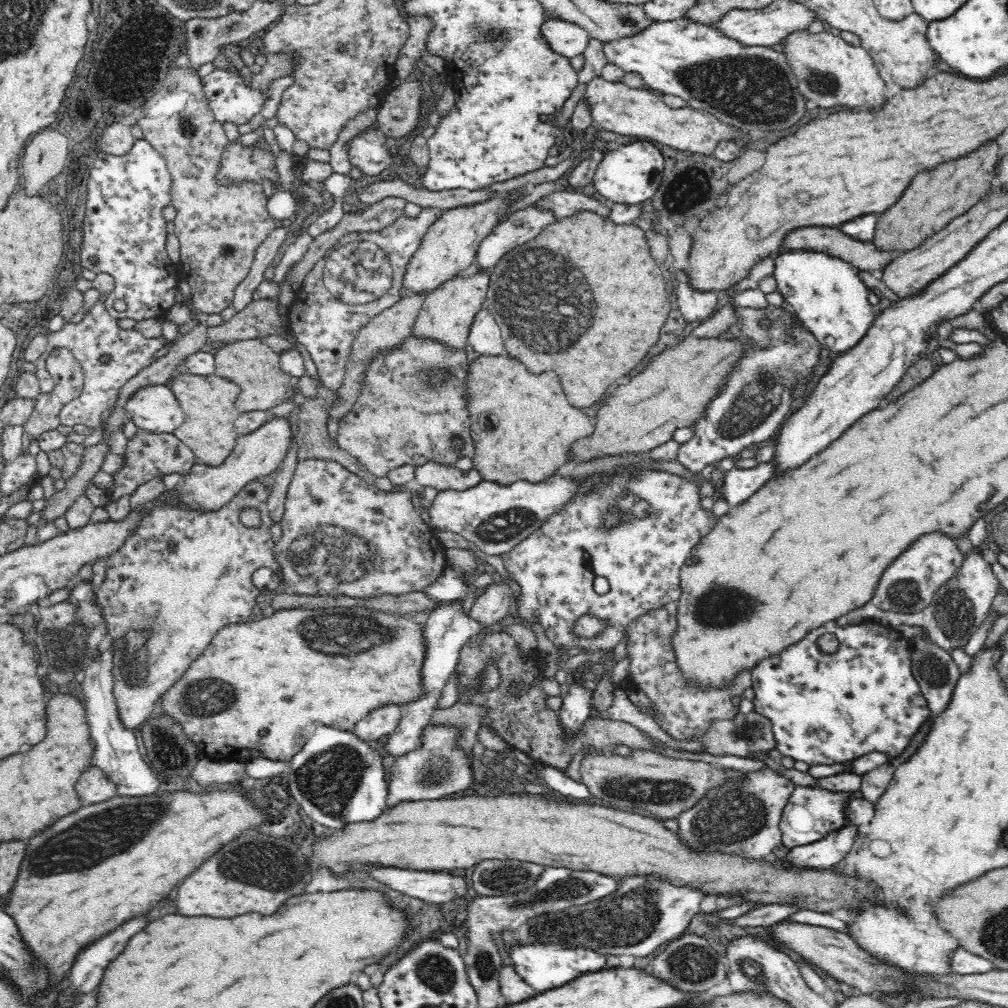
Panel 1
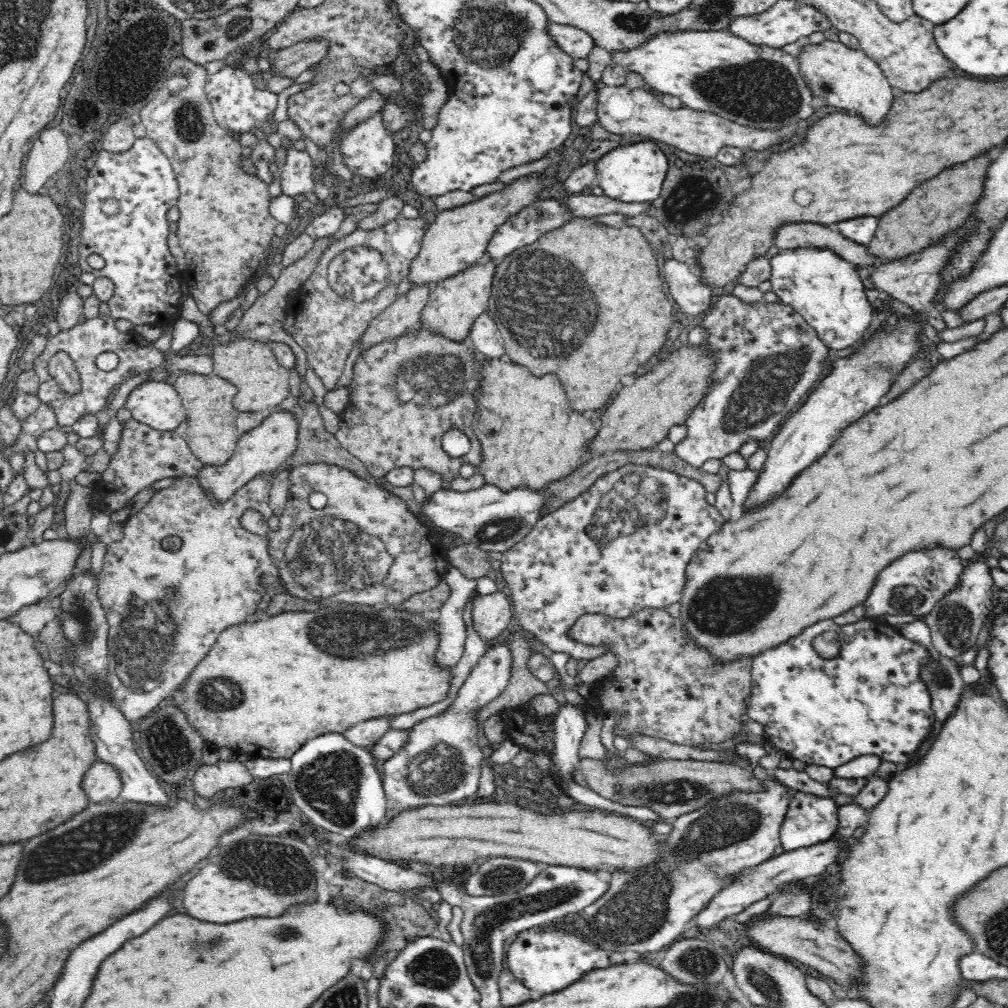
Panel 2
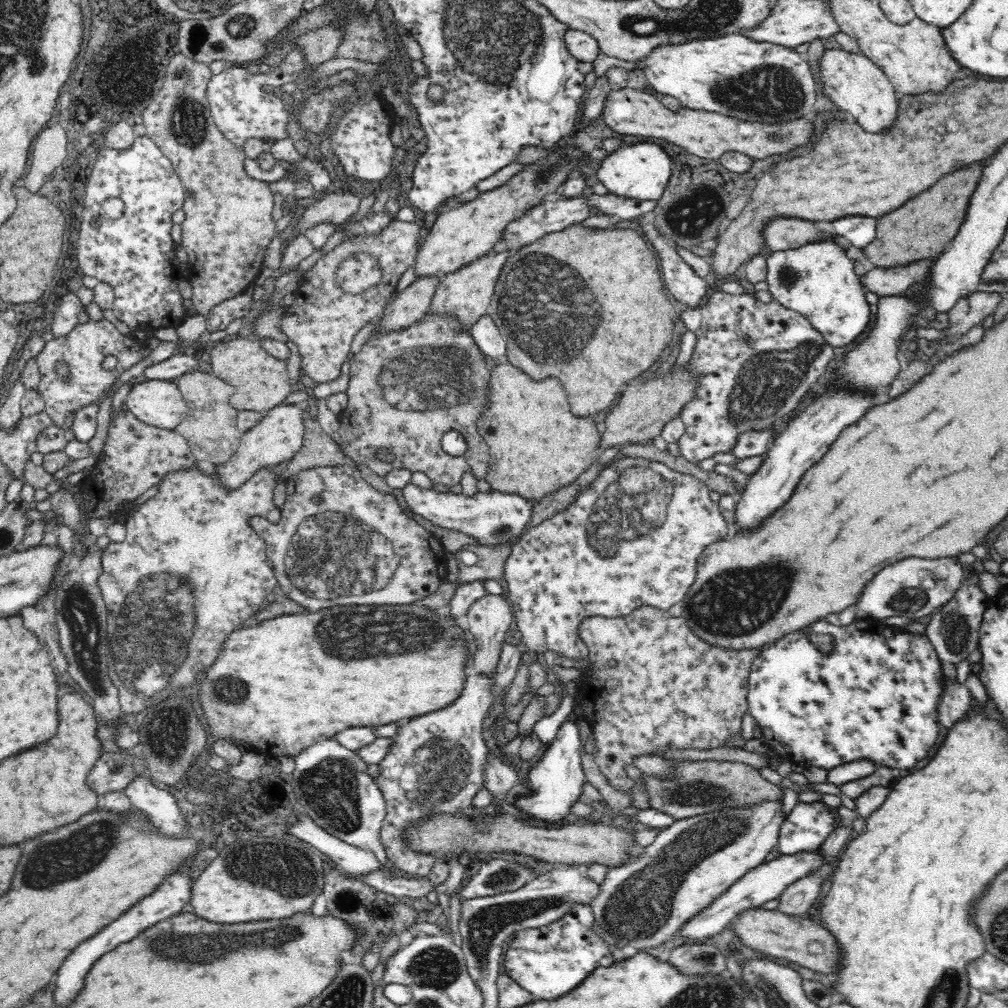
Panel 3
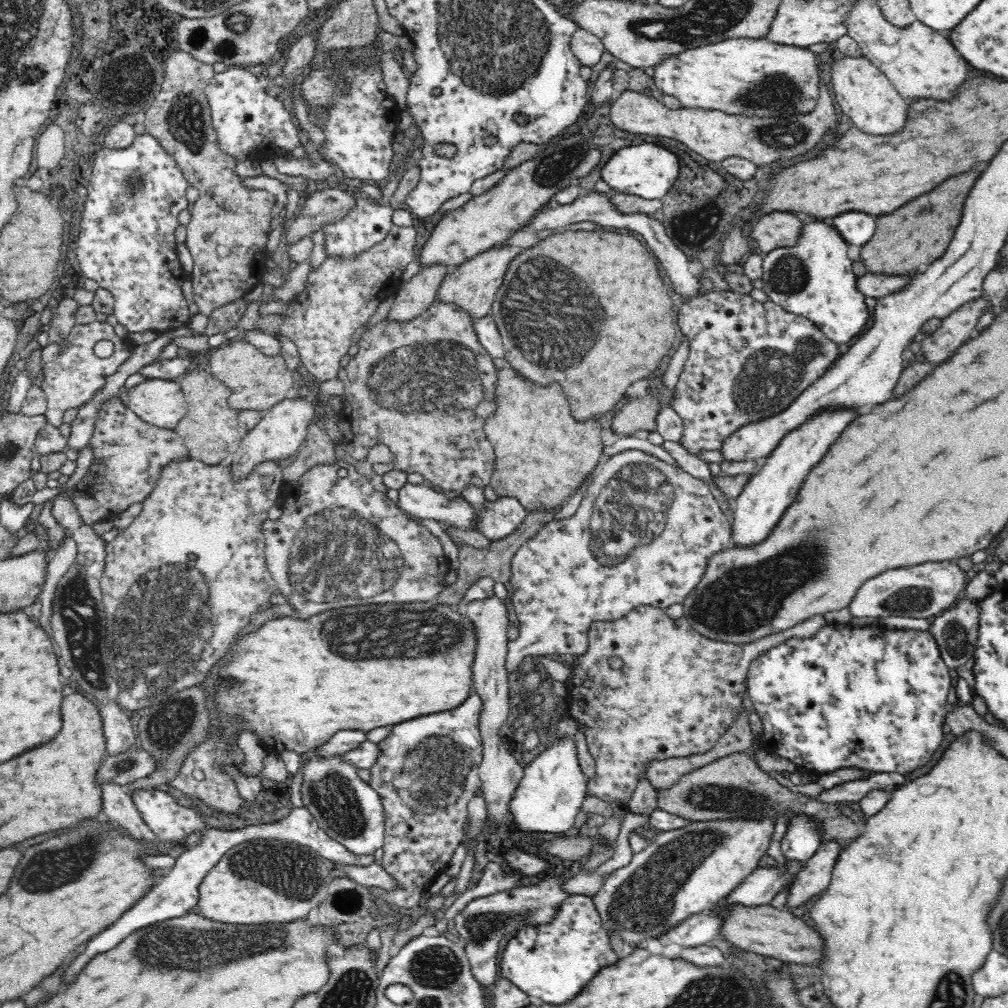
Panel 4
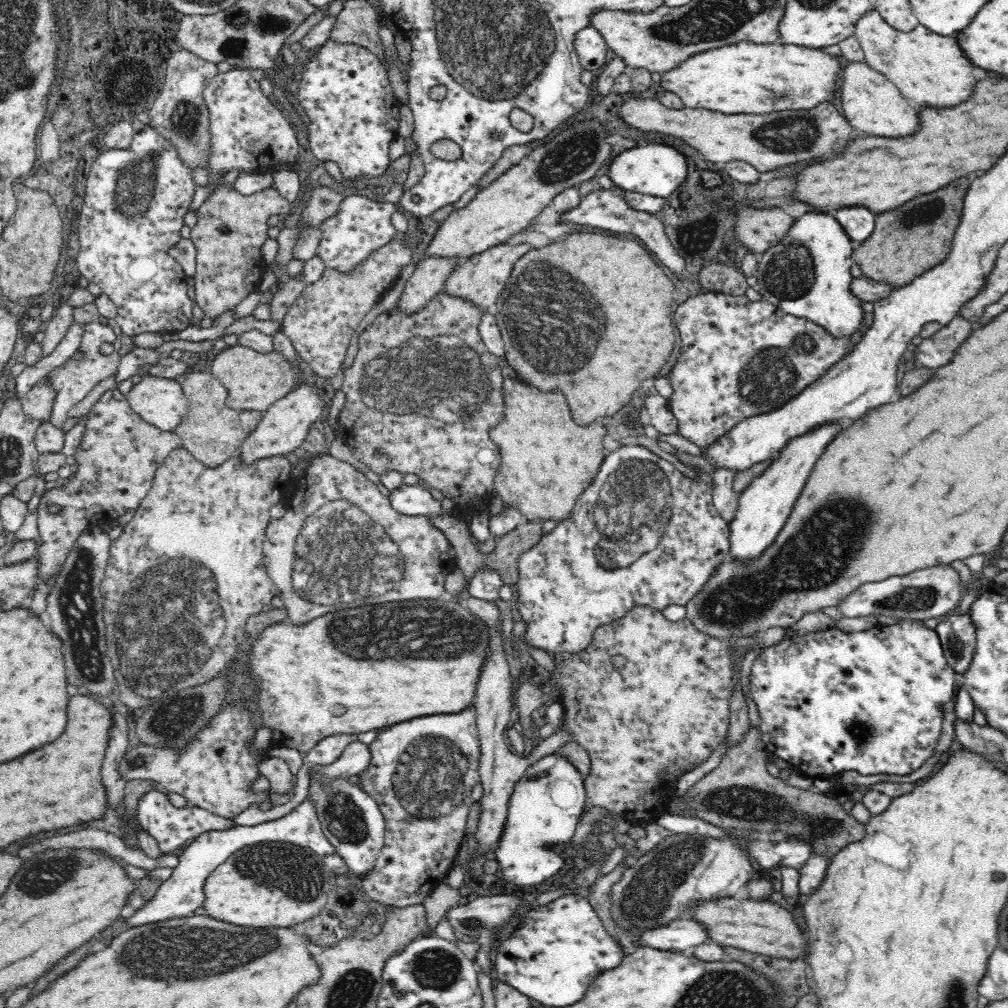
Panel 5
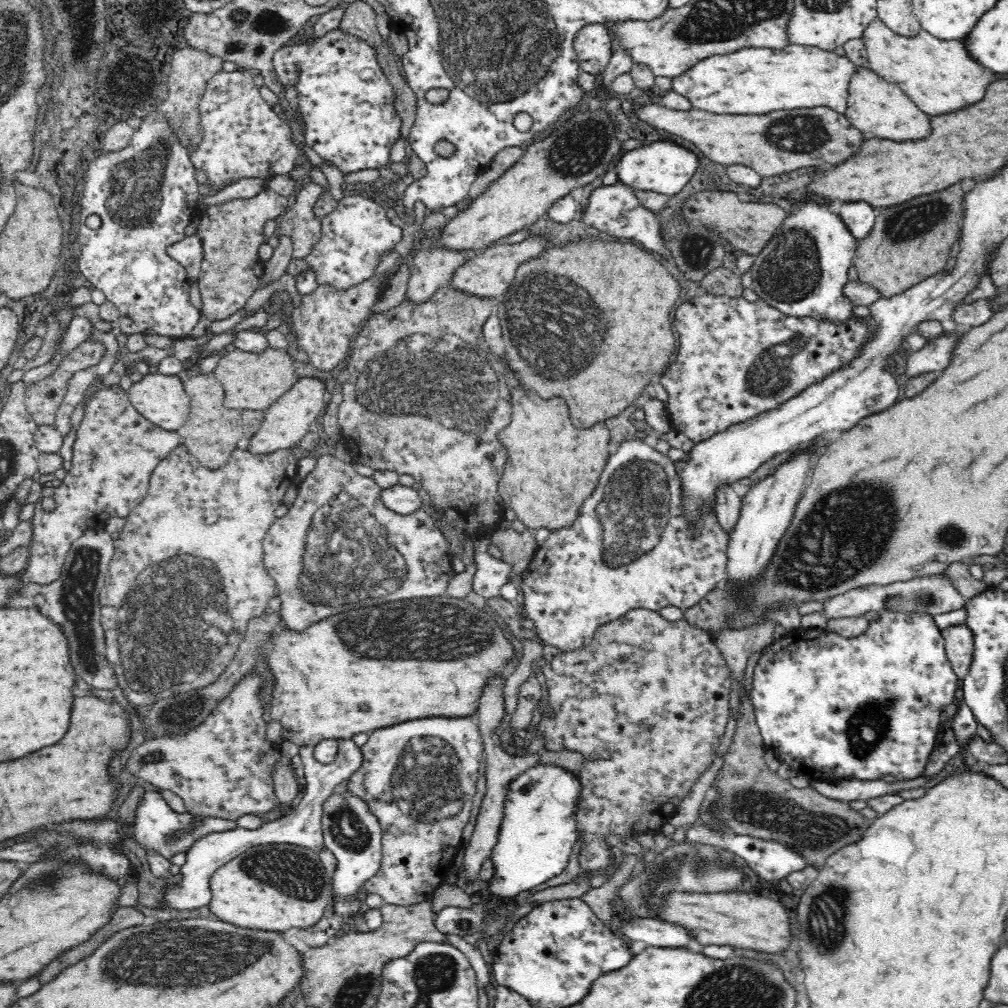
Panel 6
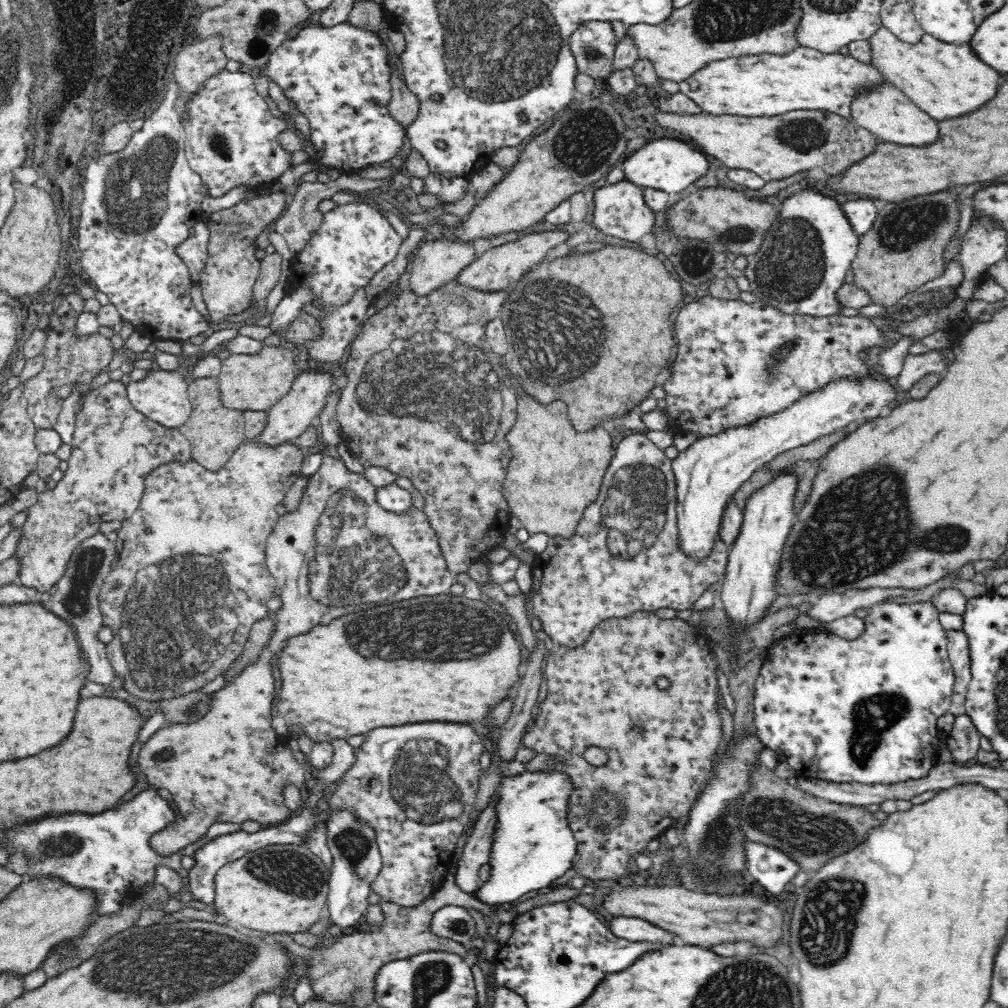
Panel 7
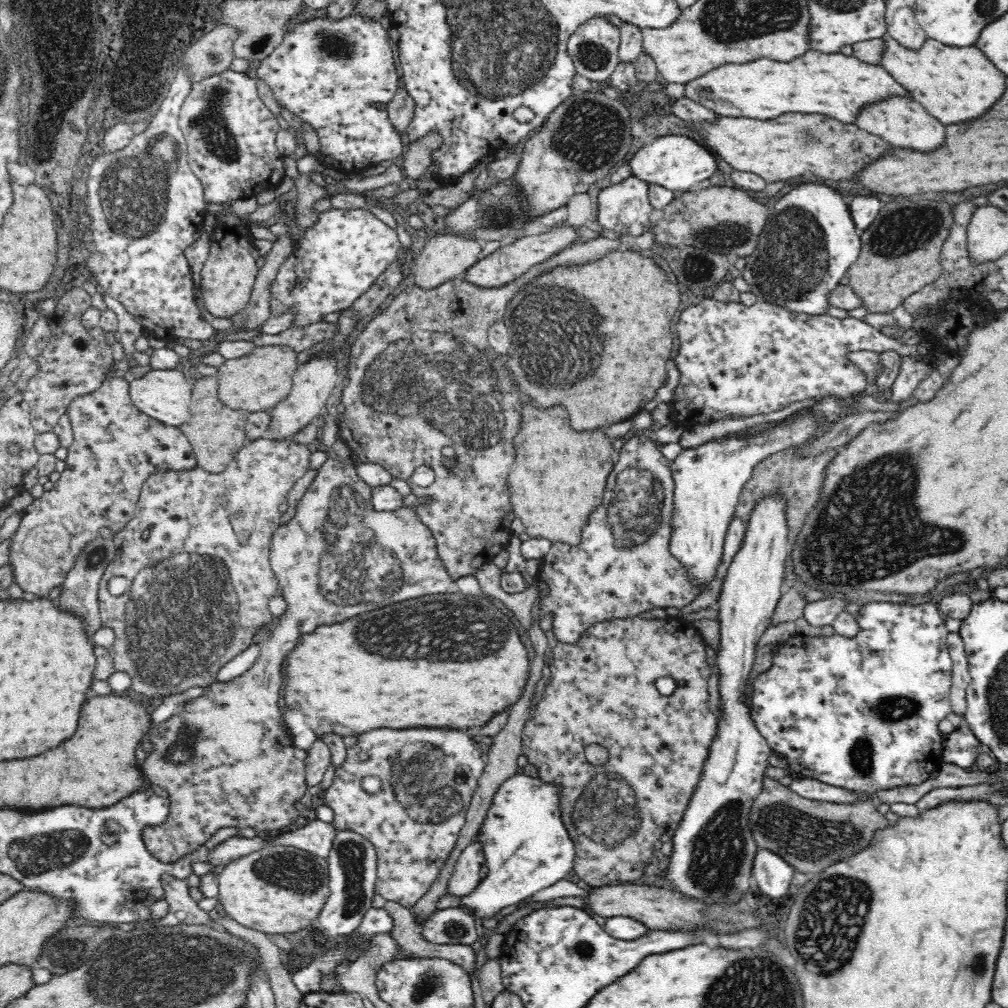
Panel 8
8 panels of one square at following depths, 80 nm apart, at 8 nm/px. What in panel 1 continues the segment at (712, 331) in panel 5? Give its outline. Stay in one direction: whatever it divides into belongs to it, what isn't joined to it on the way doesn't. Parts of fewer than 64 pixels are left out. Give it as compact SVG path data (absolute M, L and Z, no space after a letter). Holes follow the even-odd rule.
M768 305L764 309L734 309L740 320L719 336L748 336L755 340L756 348L728 376L727 387L708 404L708 414L692 427L694 438L680 446L677 463L687 472L687 476L680 477L690 482L714 461L738 455L742 449L772 438L790 412L791 390L800 384L798 380L812 376L820 360L820 344L789 308ZM762 318L768 318L770 324L760 324Z

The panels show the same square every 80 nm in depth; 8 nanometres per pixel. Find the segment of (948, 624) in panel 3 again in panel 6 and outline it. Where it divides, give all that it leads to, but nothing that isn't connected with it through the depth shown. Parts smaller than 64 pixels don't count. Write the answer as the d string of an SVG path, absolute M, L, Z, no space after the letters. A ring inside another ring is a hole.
M954 624L940 630L944 639L945 651L958 679L968 674L974 658L974 634L968 624Z

